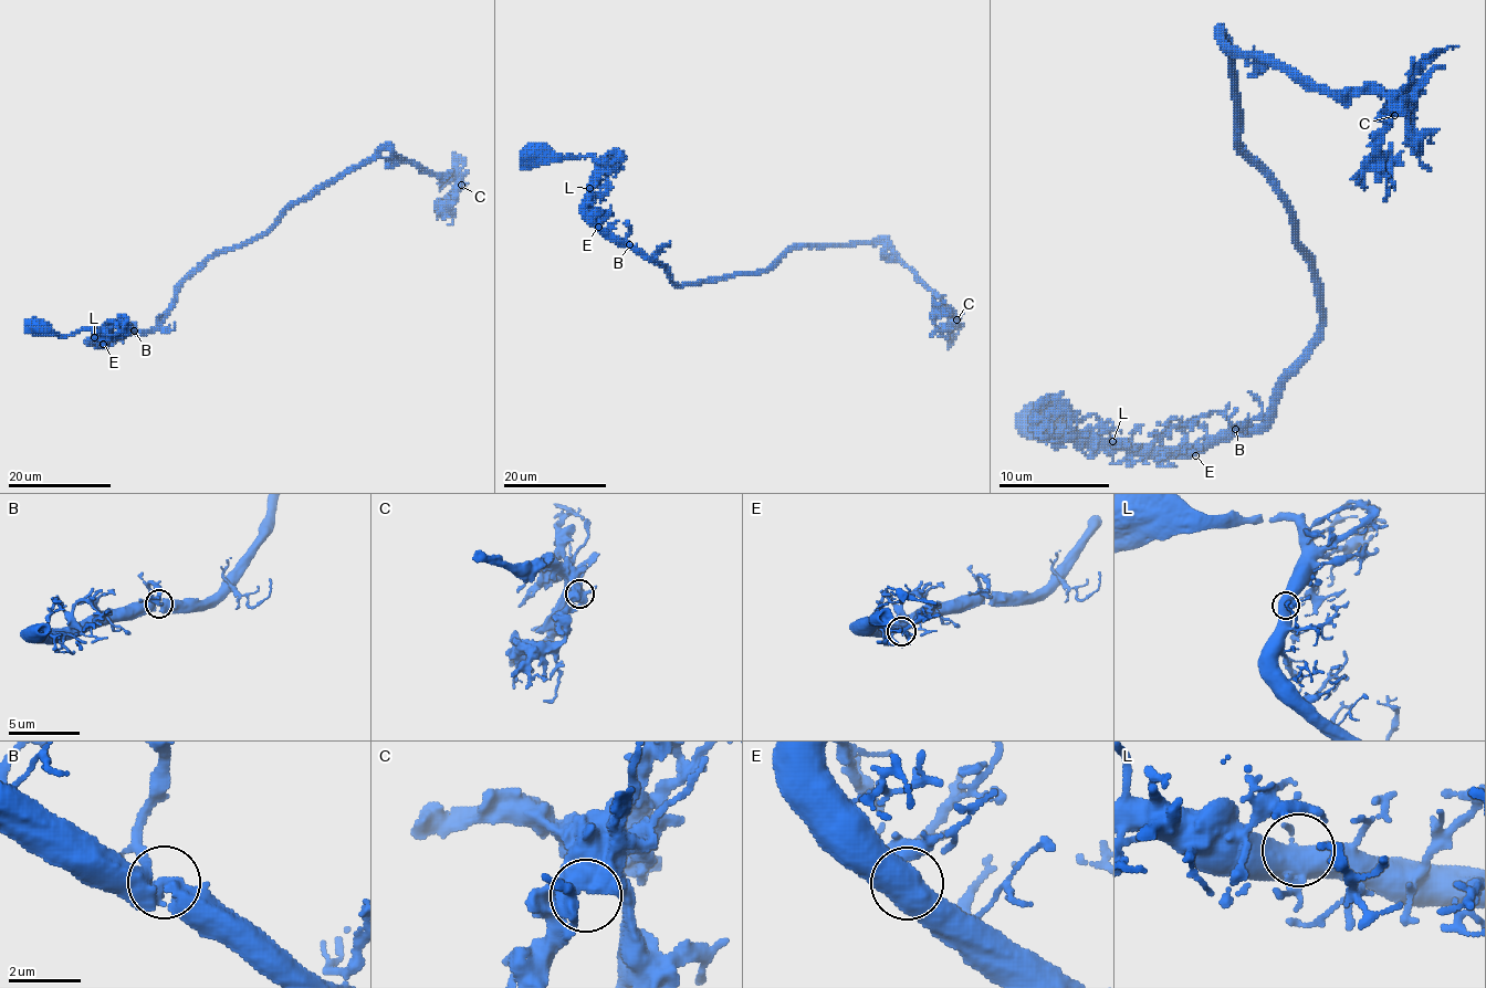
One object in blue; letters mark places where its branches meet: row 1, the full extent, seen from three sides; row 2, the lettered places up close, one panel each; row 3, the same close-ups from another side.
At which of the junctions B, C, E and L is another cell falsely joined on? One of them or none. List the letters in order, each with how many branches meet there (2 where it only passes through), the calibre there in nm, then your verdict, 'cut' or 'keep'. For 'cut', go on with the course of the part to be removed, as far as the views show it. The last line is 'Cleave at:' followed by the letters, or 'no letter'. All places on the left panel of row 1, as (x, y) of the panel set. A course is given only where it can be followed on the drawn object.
B: branches 3; calibre 480 nm; keep
C: branches 3; calibre 480 nm; keep
E: branches 3; calibre 480 nm; keep
L: branches 3; calibre 440 nm; keep
Cleave at: no letter

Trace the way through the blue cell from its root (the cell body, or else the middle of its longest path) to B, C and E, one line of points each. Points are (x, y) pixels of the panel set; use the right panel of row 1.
B: (1040, 419), (1044, 439), (1046, 422), (1052, 430), (1094, 430), (1110, 441), (1154, 450), (1199, 450), (1234, 428)
C: (1040, 419), (1044, 439), (1154, 450), (1251, 433), (1320, 325), (1298, 220), (1239, 148), (1223, 35), (1394, 115)
E: (1040, 419), (1044, 439), (1046, 422), (1052, 430), (1094, 430), (1110, 441), (1154, 450), (1190, 450), (1195, 455)

